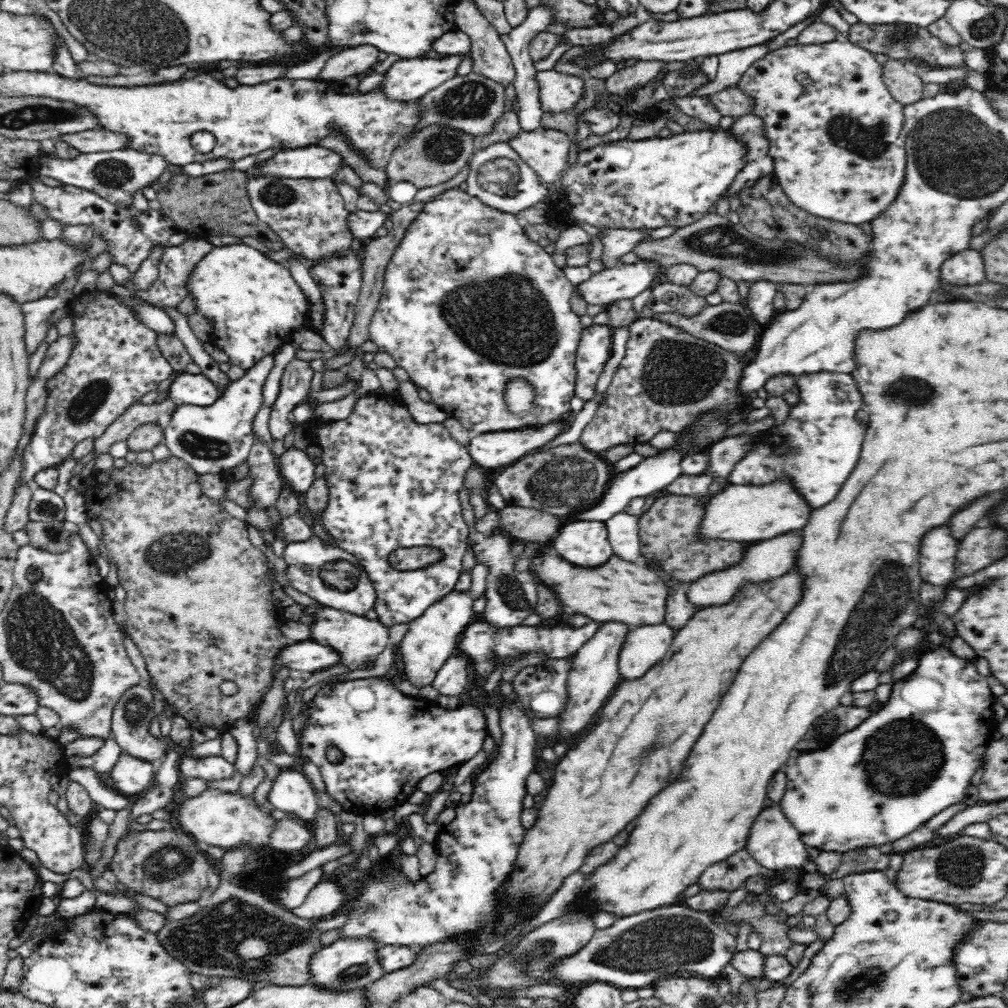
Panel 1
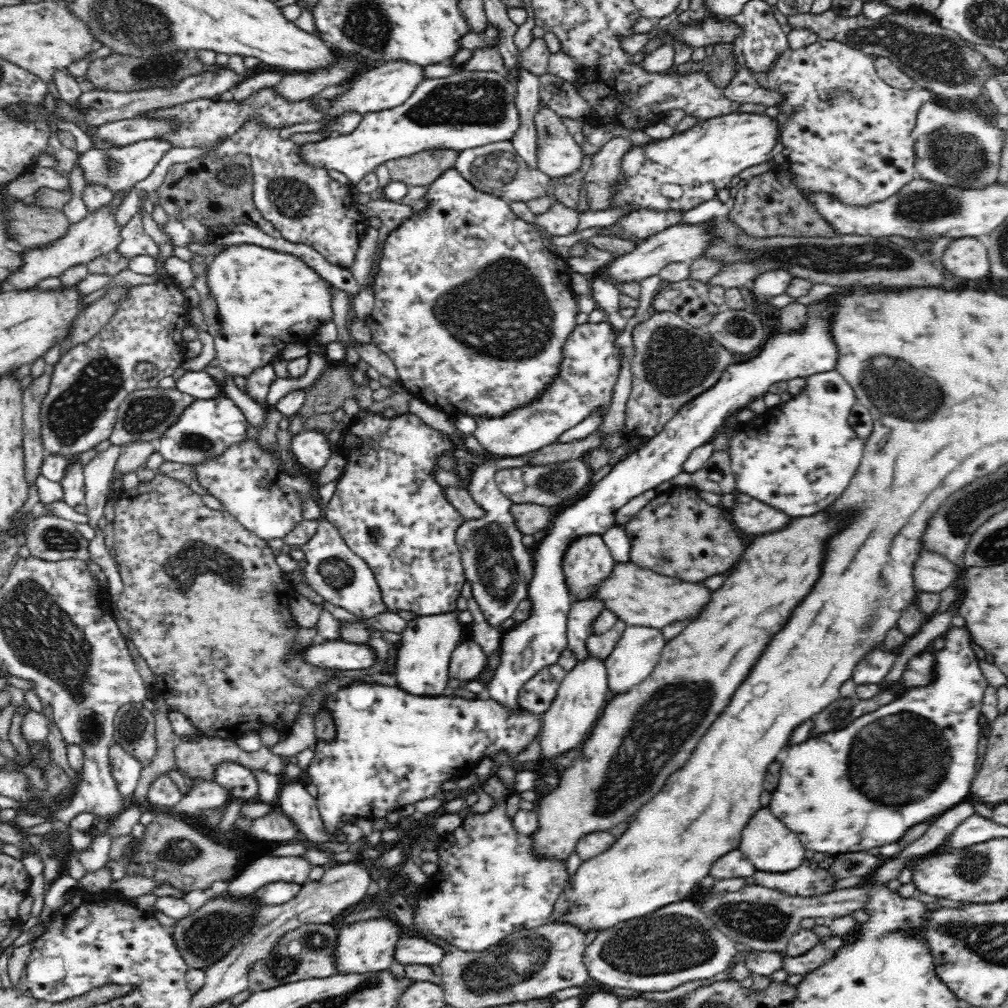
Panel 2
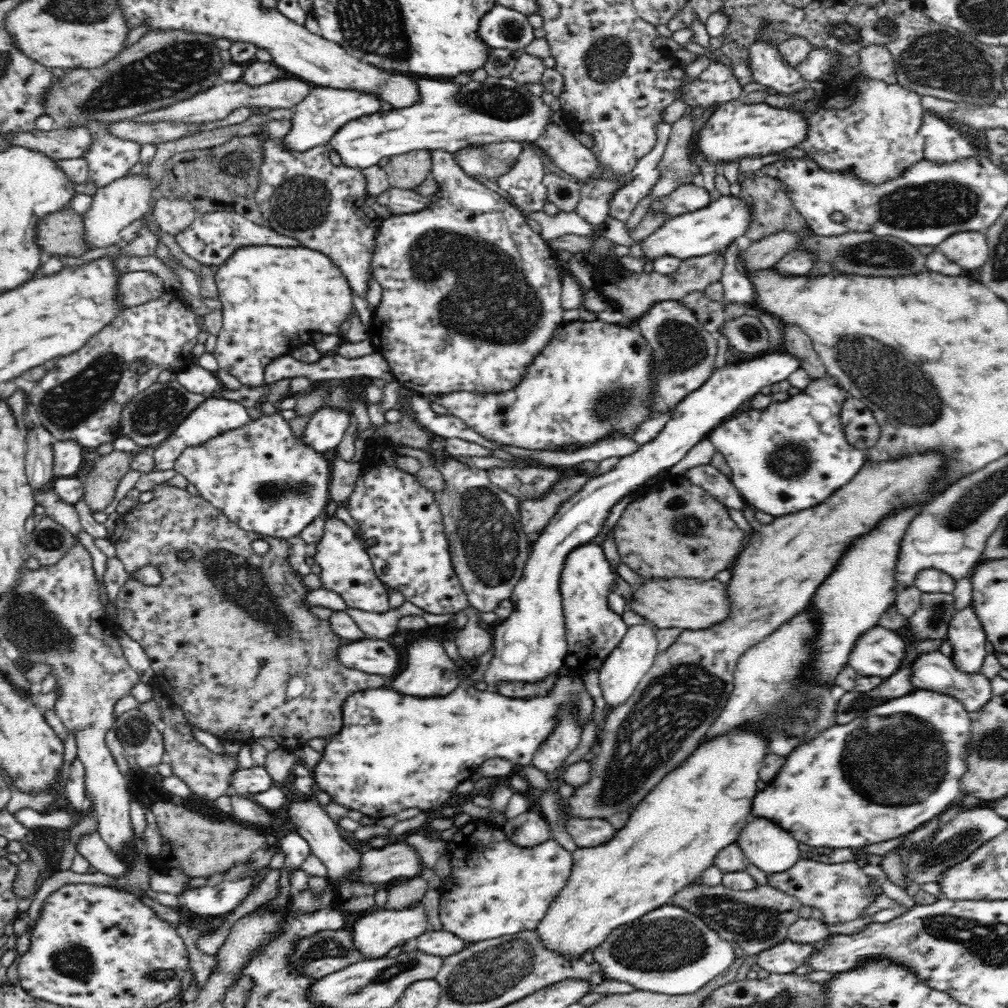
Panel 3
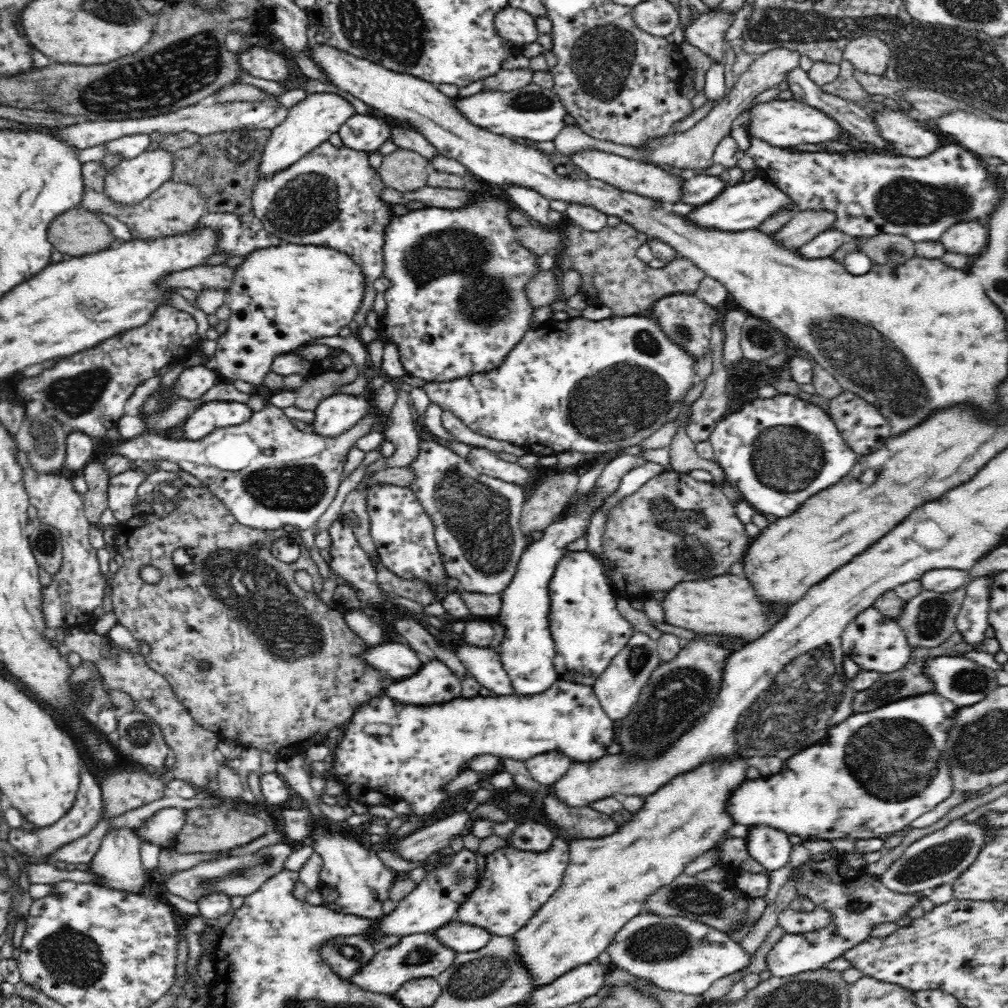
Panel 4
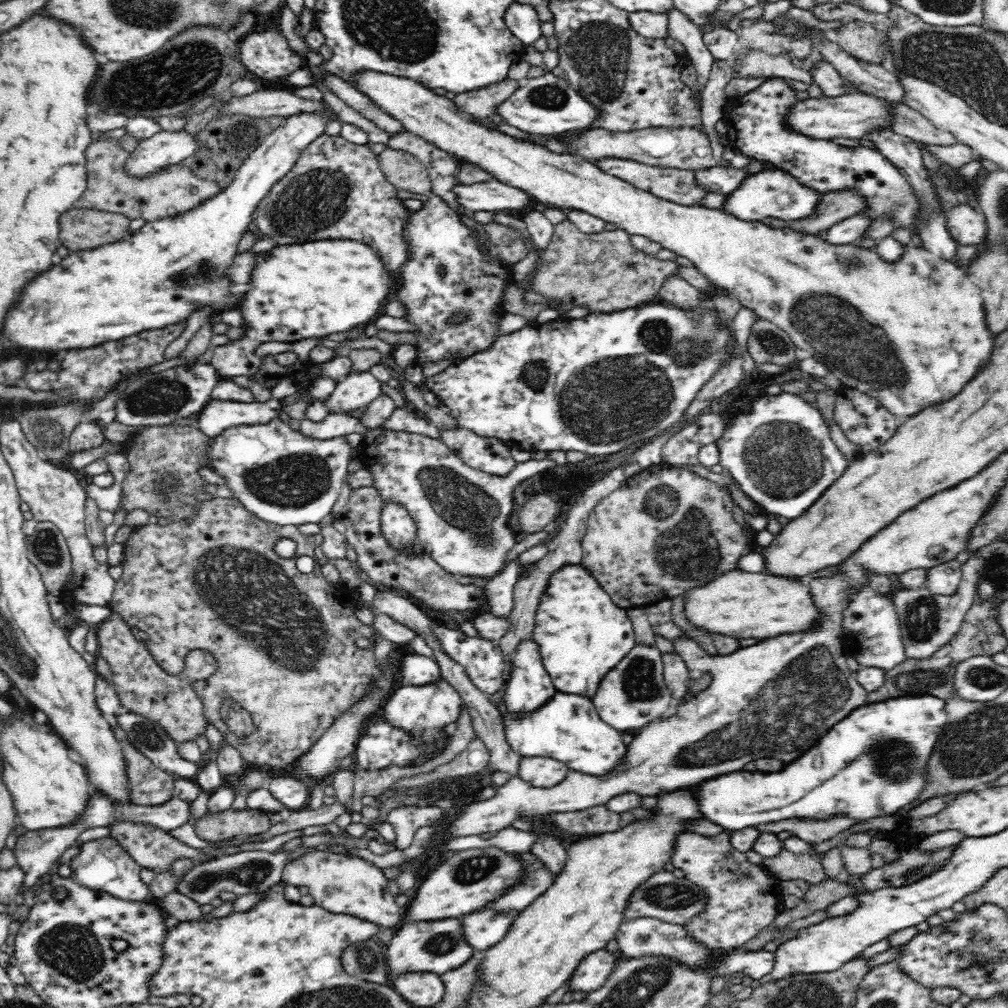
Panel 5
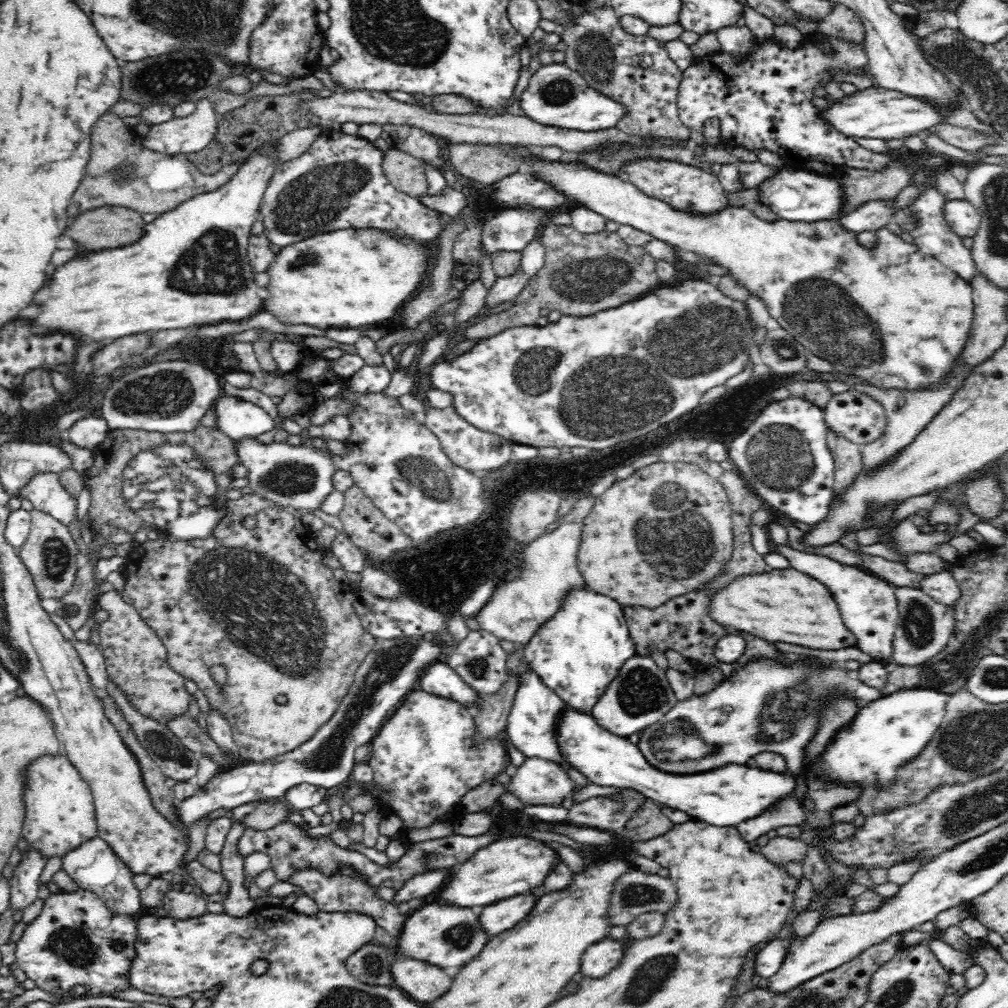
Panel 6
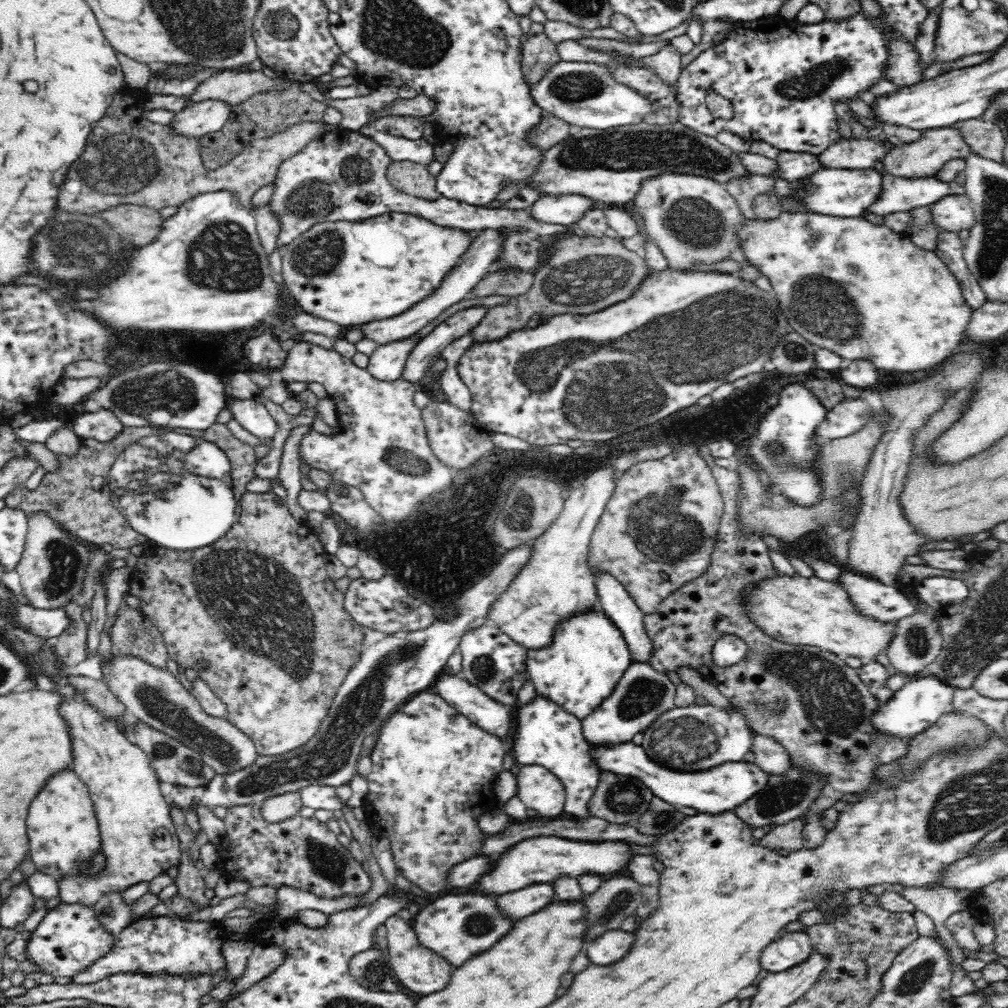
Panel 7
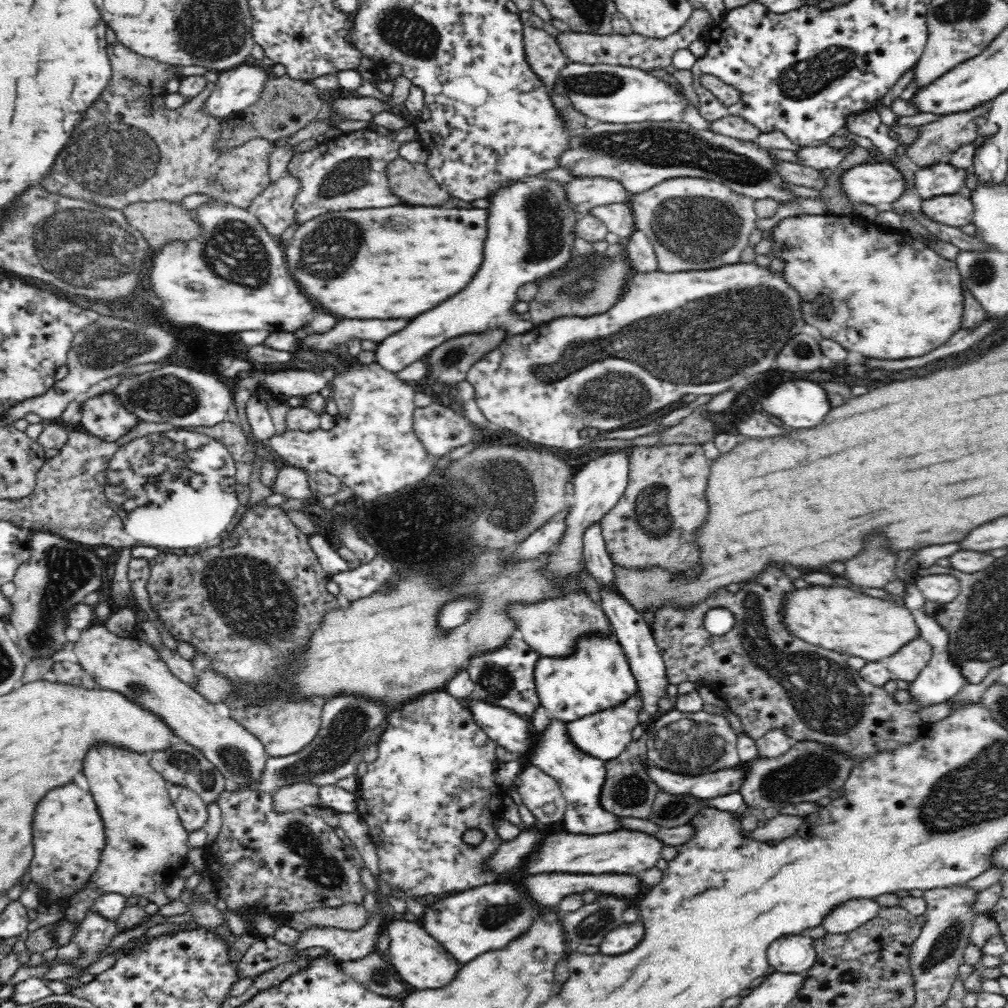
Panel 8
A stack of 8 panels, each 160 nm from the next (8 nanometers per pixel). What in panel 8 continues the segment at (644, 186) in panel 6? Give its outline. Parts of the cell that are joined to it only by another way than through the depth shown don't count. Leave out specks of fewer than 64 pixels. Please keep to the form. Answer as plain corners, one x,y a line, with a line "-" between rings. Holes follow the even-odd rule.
670,178
627,201
635,219
635,230
642,231
653,244
660,271
676,273
690,270
711,270
738,263
740,254
756,228
755,201
734,192
714,180
700,178

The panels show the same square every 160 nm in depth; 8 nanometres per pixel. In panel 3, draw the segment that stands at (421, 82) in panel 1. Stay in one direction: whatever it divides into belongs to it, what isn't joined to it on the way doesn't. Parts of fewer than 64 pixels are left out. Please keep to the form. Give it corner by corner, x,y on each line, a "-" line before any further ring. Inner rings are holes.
314,87
311,93
293,109
290,132
284,138
288,151
303,152
316,146
328,145
347,122
381,110
382,99
377,94
365,90
342,90
334,87

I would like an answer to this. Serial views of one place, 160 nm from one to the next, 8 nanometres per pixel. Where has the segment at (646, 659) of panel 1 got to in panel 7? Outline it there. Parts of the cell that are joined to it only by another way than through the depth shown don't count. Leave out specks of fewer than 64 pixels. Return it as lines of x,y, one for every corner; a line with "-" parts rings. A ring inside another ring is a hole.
633,661
614,688
613,694
597,706
592,714
581,719
584,738
590,745
612,746
630,742
667,710
675,707
676,685
665,673
651,668
648,663

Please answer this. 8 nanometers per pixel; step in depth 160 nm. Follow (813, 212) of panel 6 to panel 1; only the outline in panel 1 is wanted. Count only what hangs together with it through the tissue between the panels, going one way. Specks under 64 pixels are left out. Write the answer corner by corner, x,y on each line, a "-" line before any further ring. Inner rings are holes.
656,261
620,264
612,270
602,270
589,280
575,286
578,295
587,304
598,304
605,309
622,300
632,300
644,292
655,278
662,278
663,268

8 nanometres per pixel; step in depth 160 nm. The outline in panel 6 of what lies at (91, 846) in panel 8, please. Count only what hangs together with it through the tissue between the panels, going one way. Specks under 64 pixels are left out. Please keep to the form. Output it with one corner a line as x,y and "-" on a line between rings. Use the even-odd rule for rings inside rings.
56,754
42,756
42,760
34,760
26,772
26,788
24,788
24,804
26,804
26,820
24,820
24,838
49,859
52,856
64,856
70,850
80,846
82,842
97,836
95,804
89,784
72,765
67,756

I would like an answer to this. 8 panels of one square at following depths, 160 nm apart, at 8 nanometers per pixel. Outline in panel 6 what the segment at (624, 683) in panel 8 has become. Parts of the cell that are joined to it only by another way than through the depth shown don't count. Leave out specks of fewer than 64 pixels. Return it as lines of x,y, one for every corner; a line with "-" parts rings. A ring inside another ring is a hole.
574,586
550,621
542,624
526,644
526,662
544,685
571,706
591,712
618,670
636,655
623,605
585,586

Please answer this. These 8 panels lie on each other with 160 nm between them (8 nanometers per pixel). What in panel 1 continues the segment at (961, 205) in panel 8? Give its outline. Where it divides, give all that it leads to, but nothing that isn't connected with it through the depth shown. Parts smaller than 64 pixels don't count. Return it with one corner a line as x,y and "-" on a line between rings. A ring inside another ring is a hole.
964,249
942,263
939,282
943,285
972,286
984,281
984,261
980,251

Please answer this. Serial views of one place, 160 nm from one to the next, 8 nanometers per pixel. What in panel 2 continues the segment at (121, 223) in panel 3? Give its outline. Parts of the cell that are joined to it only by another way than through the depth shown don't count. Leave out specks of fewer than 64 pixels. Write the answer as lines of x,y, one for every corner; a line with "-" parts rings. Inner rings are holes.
106,206
96,212
94,216
87,216
84,221
70,225
68,232
58,238
48,242
44,246
36,246
36,248
26,248
20,250
20,259
22,266
18,266
15,272
10,274
4,282
2,282
2,290
36,290
41,281
49,278
59,278
63,273
72,266
86,265
87,262
114,251
115,246
122,242
120,238
120,228
116,225
115,216
112,215
112,208

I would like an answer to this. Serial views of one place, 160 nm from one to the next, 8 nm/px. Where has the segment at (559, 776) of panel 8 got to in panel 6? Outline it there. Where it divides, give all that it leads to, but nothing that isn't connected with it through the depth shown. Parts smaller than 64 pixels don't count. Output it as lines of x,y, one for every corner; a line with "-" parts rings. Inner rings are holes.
529,666
526,671
520,674
518,691
507,718
507,727
504,734
510,736
512,744
522,751
527,758
537,757
560,763
562,767
568,769
567,773
575,786
582,788
590,782
582,773
578,773
574,768
571,768
570,764
561,756
558,745
556,745
556,735
554,735
554,724
556,724
558,716
567,704
548,686
544,685
542,679
531,668

